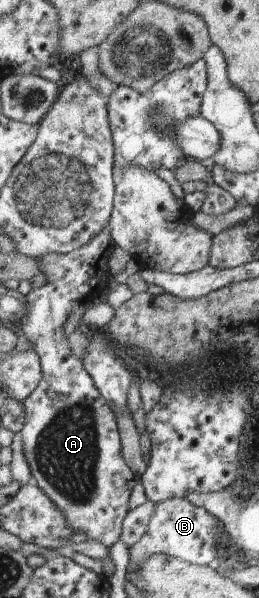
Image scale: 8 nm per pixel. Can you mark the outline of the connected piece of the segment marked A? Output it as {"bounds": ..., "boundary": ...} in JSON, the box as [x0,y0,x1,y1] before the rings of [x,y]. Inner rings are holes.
{"bounds":[20,225,139,547],"boundary":[[[108,225],[83,248],[66,255],[41,256],[39,260],[47,260],[43,262],[43,270],[45,274],[50,275],[50,279],[40,289],[33,289],[27,294],[29,314],[20,324],[24,336],[31,340],[32,348],[41,356],[44,374],[37,390],[24,401],[27,422],[20,432],[31,476],[63,510],[63,514],[67,516],[67,524],[71,528],[76,532],[85,533],[89,542],[100,542],[105,547],[113,546],[121,538],[123,523],[129,514],[129,496],[139,479],[125,460],[118,416],[101,396],[93,377],[85,368],[84,360],[77,358],[73,348],[69,346],[69,340],[63,332],[63,324],[67,322],[73,304],[77,302],[77,298],[81,298],[83,290],[91,290],[95,296],[102,295],[107,288],[112,287],[109,258],[113,256],[116,246]]]}

